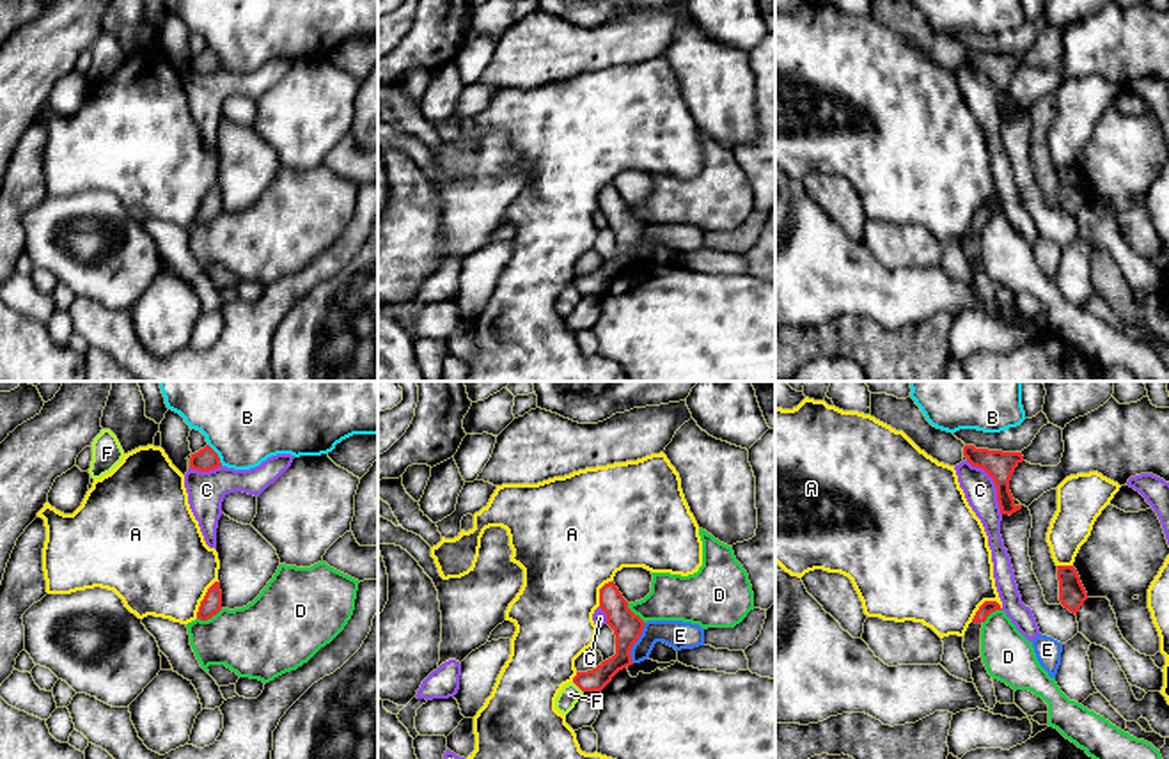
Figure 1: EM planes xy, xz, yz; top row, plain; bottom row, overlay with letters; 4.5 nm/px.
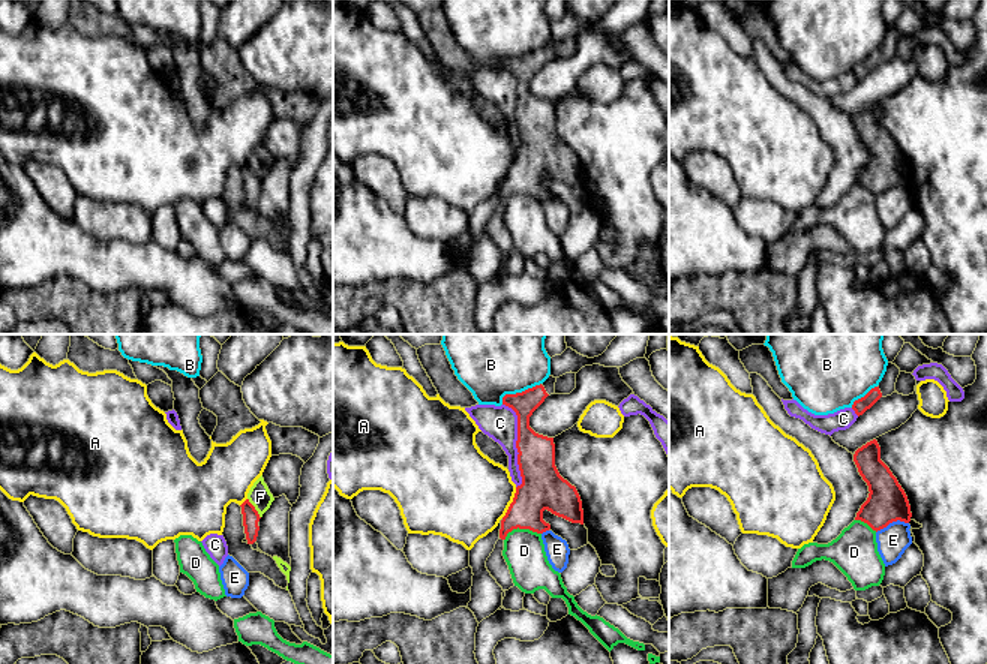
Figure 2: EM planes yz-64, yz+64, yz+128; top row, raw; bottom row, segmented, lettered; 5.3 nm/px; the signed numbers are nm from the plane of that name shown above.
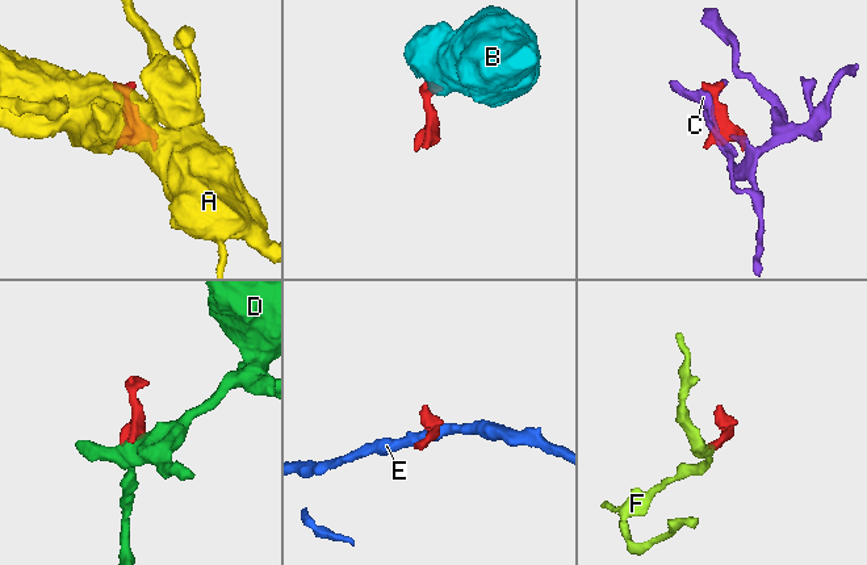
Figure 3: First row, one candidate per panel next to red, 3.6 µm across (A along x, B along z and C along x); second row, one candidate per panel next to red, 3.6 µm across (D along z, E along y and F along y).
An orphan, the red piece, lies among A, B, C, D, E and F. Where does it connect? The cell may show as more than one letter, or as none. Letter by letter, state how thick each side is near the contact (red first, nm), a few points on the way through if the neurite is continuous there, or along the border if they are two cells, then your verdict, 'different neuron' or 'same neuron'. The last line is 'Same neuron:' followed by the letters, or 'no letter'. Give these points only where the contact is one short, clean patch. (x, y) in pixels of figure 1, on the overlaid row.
A: 90 nm thick on the red side, 460 nm on the other; different neuron
B: 100 nm thick on the red side, 460 nm on the other; border along xy (208, 444), (222, 465); different neuron
C: 130 nm thick on the red side, 150 nm on the other; different neuron
D: 90 nm thick on the red side, 340 nm on the other; border along xy (222, 609), (206, 619), (197, 619); different neuron
E: 130 nm thick on the red side, 130 nm on the other; border along xz (646, 623), (630, 651), (632, 662); different neuron
F: 100 nm thick on the red side, 90 nm on the other; border along xz (572, 681), (582, 692); different neuron
Same neuron: no letter

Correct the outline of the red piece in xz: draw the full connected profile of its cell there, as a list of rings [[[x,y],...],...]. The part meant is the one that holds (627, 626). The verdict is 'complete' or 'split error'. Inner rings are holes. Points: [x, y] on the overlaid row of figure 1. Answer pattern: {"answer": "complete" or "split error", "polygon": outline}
{"answer": "complete", "polygon": [[[614,582],[600,589],[600,608],[607,614],[607,624],[614,630],[616,654],[592,670],[577,672],[573,683],[582,692],[601,692],[619,670],[633,665],[630,651],[642,635],[646,624],[628,608],[628,601]]]}

